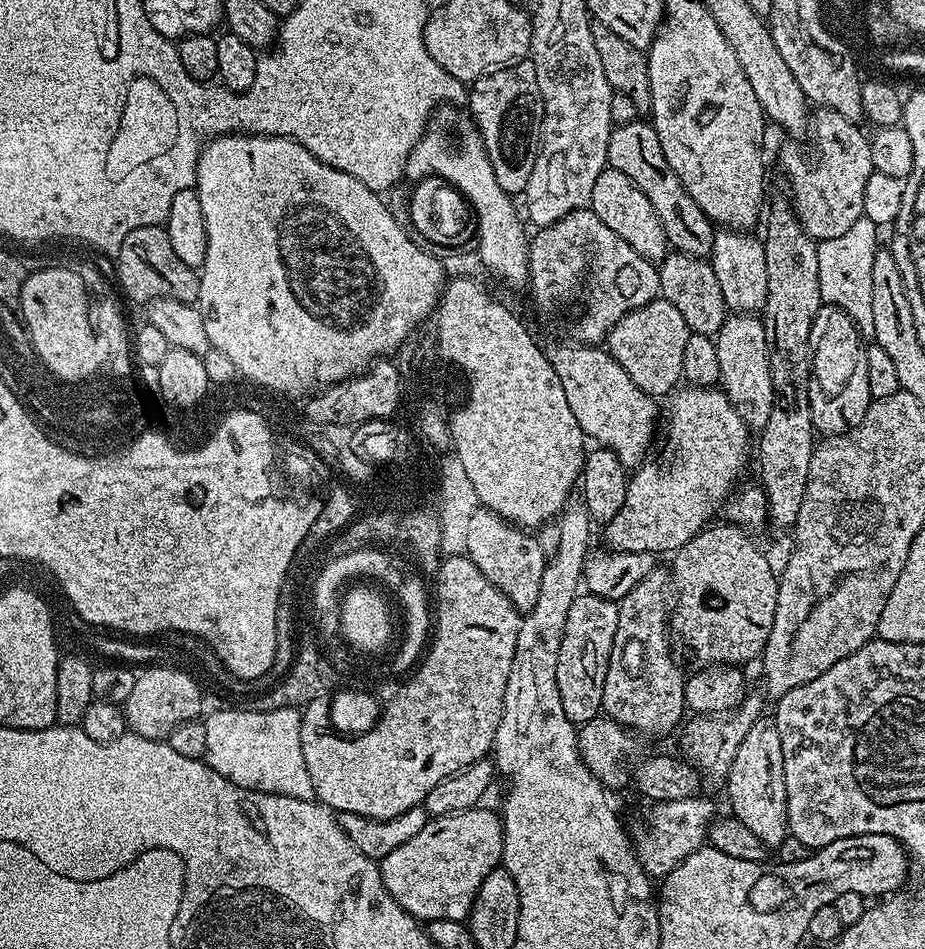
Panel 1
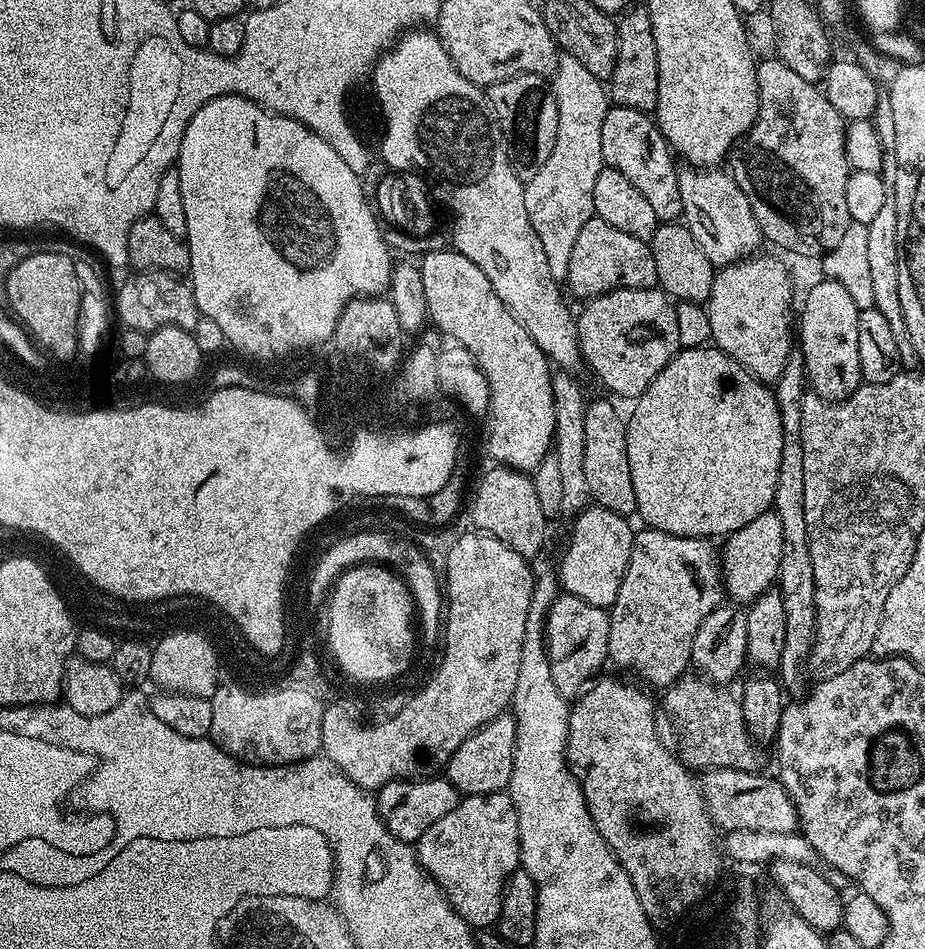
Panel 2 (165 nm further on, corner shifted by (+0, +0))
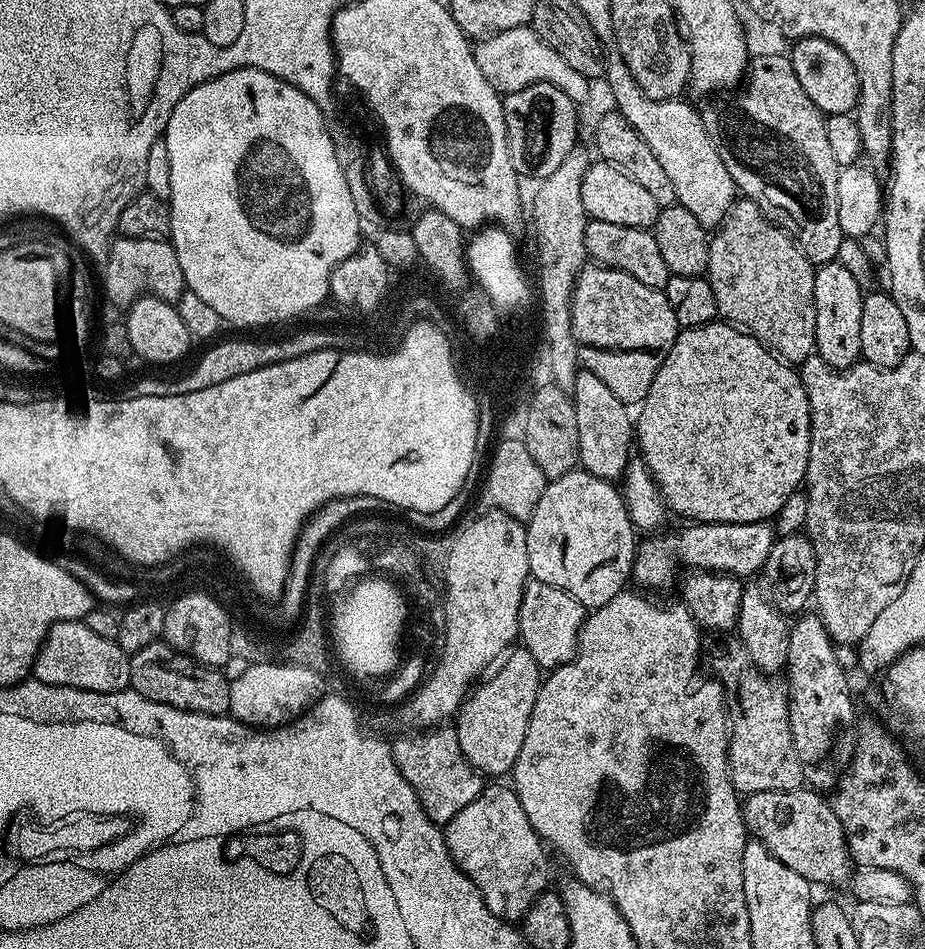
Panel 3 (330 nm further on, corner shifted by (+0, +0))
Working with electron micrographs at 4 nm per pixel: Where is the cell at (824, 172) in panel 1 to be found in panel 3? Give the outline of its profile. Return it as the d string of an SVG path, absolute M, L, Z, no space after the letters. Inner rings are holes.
M776 52L770 53L769 56L753 55L746 73L747 84L748 89L745 92L737 91L735 94L728 94L723 98L705 99L708 101L705 102L704 108L701 107L699 109L699 113L702 122L706 126L706 134L710 134L710 138L718 150L718 155L722 157L722 162L726 162L726 170L730 170L730 178L734 178L737 189L747 199L753 200L760 207L762 215L772 221L773 224L783 228L795 240L796 245L804 252L804 257L813 266L831 264L839 257L840 247L846 237L842 226L838 226L838 174L840 173L841 166L835 160L833 149L829 145L826 117L823 112L818 110L818 106L814 106L814 102L810 102L810 97L806 94L806 90L802 90L802 85L798 83L798 74L794 74L794 66L787 55L779 56Z

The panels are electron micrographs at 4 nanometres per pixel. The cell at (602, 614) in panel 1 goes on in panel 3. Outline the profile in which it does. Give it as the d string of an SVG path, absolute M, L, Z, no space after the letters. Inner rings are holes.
M529 579L524 586L518 614L519 643L534 658L534 662L540 664L541 669L551 670L562 666L576 655L585 615L586 609L573 596L566 594L566 590Z

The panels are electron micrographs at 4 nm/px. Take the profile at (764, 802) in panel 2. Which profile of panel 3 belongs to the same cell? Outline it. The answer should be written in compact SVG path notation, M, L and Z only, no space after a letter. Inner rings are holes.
M801 786L790 791L758 791L742 804L745 827L763 842L780 862L819 886L844 885L851 879L853 863L845 842L845 832L831 803L819 791Z

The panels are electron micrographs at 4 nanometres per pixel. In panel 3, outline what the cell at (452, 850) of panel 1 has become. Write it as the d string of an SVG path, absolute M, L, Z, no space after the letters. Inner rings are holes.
M485 787L470 806L462 806L454 814L443 834L452 861L474 882L490 914L499 920L523 921L530 906L549 887L546 845L530 826L530 818L511 787Z

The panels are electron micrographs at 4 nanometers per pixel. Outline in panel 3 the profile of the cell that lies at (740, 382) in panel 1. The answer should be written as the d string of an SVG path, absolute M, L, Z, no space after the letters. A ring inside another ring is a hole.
M737 199L728 217L708 242L708 270L706 278L714 290L716 311L729 324L746 331L758 342L762 342L780 359L793 366L799 366L807 356L816 350L816 331L814 330L814 278L816 268L804 257L804 252L795 240L766 219L760 207L753 200Z

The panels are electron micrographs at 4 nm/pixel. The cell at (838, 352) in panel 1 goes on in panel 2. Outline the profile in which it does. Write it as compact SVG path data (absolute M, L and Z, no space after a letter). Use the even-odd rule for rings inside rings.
M827 278L820 281L804 296L804 305L798 308L798 352L804 358L804 370L808 373L811 391L823 400L845 400L862 383L858 362L858 314L861 308L854 306L854 298L842 287L842 282Z

